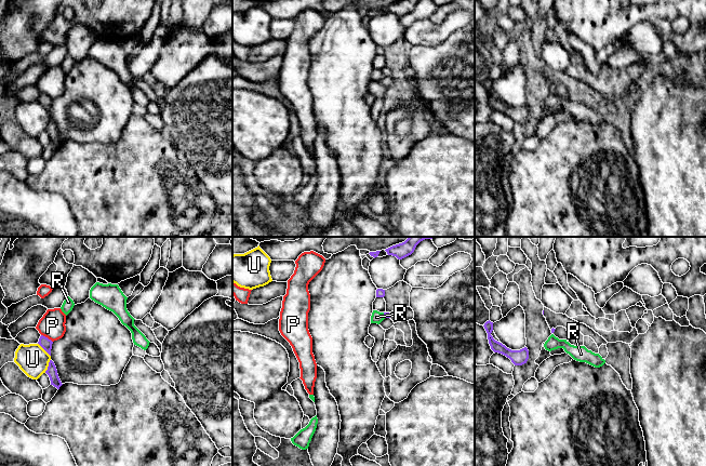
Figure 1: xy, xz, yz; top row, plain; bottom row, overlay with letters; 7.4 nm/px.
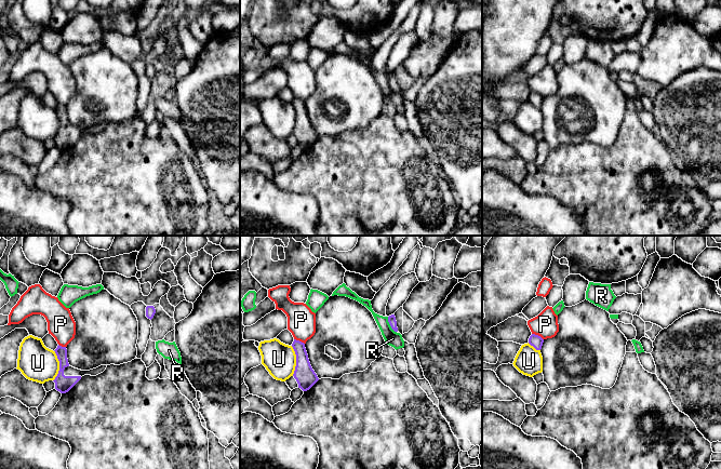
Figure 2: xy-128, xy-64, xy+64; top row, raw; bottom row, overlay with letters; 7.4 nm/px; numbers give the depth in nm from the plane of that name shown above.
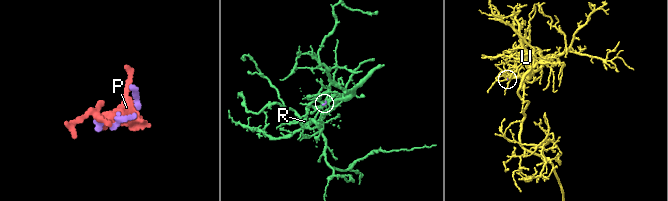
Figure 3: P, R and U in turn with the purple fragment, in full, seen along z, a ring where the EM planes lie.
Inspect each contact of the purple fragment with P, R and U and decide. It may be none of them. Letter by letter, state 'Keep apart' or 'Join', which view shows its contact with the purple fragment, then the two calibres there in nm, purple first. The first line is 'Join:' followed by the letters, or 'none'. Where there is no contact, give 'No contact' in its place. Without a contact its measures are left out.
Join: none
P: Keep apart. Touches purple in xy. Thickness 80 nm (purple) against 190 nm
R: Keep apart. Touches purple in xz. Thickness 50 nm (purple) against 90 nm
U: Keep apart. Touches purple in xy. Thickness 80 nm (purple) against 220 nm

